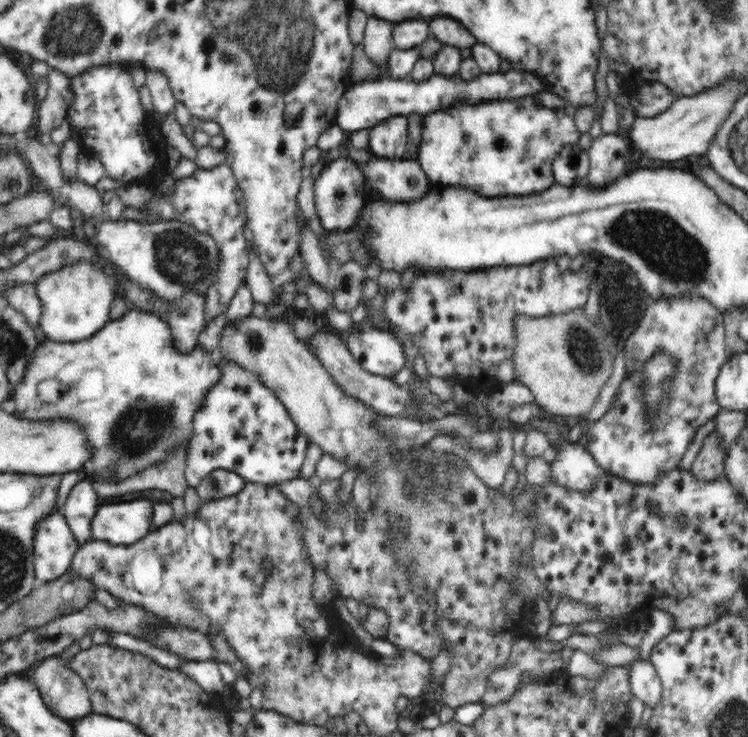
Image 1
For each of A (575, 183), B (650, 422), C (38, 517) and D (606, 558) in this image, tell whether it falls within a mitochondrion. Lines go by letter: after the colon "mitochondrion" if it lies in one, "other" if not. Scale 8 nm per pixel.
A: other
B: mitochondrion
C: other
D: other

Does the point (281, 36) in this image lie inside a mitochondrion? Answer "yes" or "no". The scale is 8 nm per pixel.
yes

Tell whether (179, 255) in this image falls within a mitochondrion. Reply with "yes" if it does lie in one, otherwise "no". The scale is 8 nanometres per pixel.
yes

